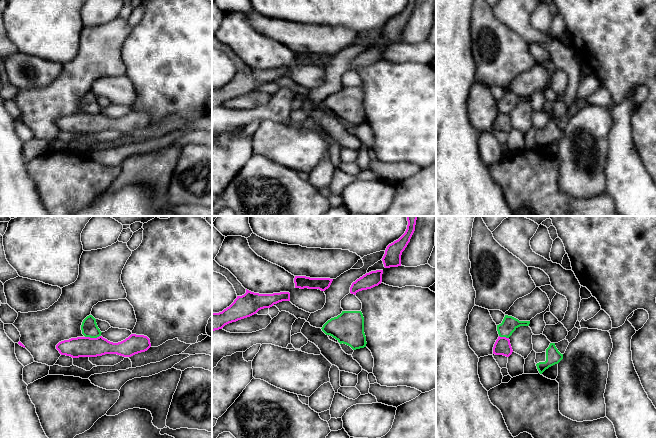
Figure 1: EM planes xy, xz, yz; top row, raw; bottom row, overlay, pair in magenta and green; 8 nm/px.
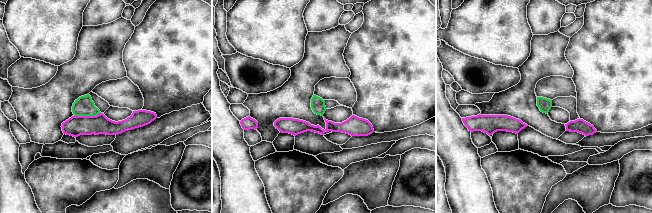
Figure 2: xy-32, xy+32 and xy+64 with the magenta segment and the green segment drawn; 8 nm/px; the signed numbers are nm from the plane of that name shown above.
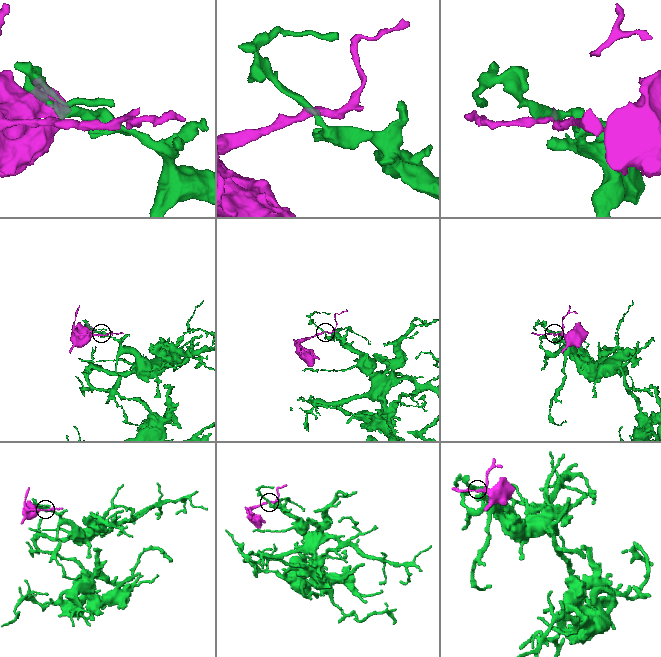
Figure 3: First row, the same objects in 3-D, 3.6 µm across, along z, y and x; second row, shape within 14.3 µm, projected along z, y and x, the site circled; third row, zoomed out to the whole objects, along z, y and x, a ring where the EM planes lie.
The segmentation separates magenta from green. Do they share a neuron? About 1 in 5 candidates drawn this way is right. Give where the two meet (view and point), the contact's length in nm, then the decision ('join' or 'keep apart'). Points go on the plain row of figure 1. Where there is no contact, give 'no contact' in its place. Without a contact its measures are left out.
xy (92, 114) | 130 nm | keep apart

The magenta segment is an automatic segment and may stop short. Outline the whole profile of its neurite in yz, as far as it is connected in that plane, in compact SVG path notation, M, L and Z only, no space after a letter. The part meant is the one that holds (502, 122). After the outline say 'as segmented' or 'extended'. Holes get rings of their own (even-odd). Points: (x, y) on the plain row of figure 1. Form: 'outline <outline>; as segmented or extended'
outline M499 112L493 123L493 130L509 133L512 128L509 114Z; as segmented

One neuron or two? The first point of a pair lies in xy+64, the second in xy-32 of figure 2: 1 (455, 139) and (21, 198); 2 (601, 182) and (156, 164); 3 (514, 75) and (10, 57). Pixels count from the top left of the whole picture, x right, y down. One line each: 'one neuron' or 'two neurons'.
1: one neuron
2: one neuron
3: two neurons

